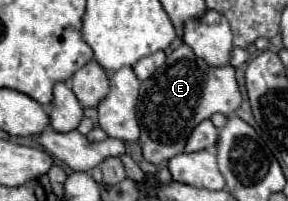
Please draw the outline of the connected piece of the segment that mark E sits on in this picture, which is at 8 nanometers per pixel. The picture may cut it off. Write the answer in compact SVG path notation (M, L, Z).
M185 43L171 51L165 59L165 65L159 67L149 79L141 81L139 101L137 101L137 123L141 129L139 145L143 157L159 165L173 155L183 151L189 131L203 119L209 119L213 113L231 115L241 105L239 85L235 81L235 71L231 65L211 67L203 59L197 59Z

